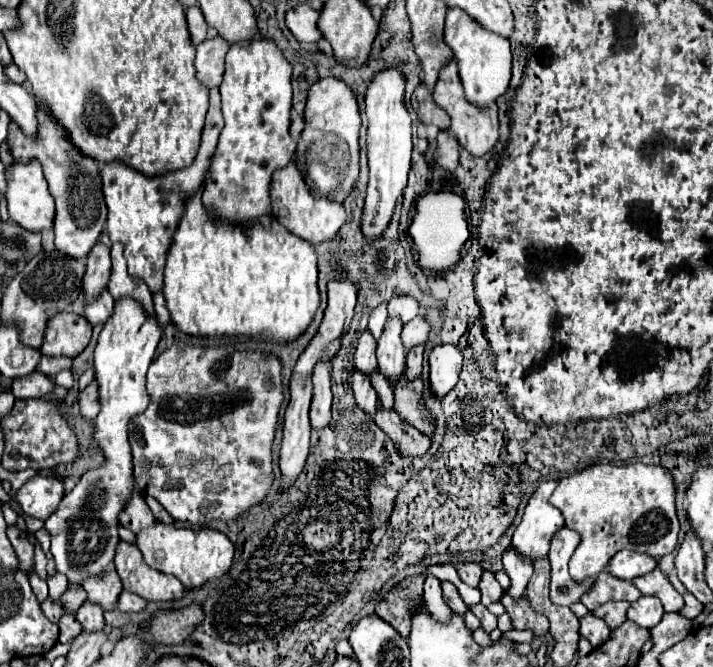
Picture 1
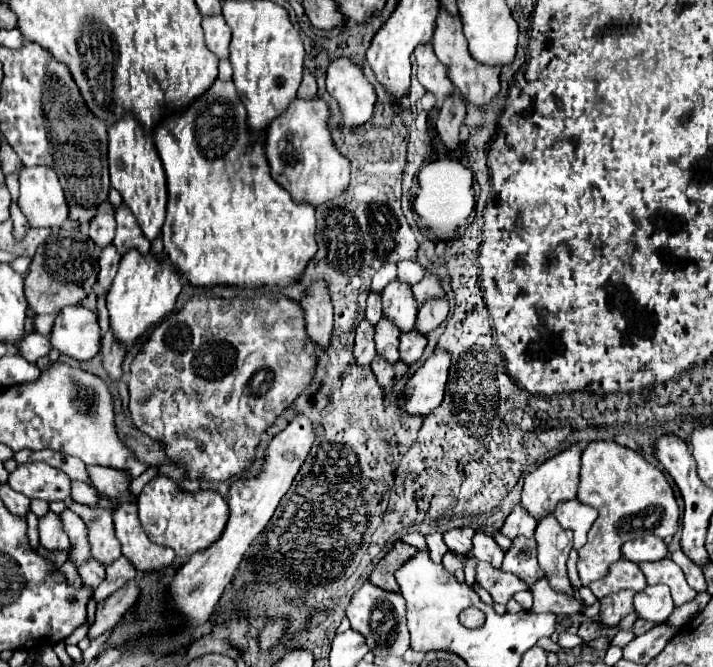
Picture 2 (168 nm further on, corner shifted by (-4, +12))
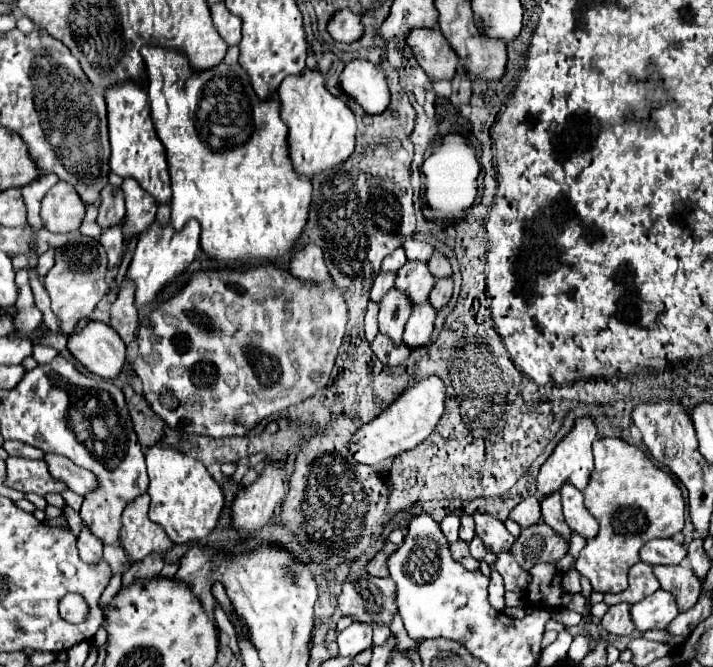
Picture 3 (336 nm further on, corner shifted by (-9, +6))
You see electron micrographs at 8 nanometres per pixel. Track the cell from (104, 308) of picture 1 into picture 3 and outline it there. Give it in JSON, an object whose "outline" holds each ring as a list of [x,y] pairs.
{"outline":[[[113,226],[113,228],[103,230],[99,242],[101,242],[101,246],[103,246],[105,252],[107,252],[109,270],[117,268],[117,266],[119,266],[119,260],[121,260],[121,256],[123,256],[123,234],[121,234],[119,226]]]}

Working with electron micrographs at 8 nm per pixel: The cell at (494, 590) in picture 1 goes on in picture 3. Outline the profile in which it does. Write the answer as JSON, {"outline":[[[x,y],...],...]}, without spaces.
{"outline":[[[475,514],[473,518],[475,518],[475,526],[477,526],[477,536],[483,540],[485,548],[489,548],[493,554],[511,550],[515,536],[511,536],[507,532],[503,522],[499,522],[497,518],[487,516],[487,514]]]}

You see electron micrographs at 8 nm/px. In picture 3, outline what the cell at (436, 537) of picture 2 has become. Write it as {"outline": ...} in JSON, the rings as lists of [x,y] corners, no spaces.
{"outline":[[[449,514],[449,516],[445,516],[445,518],[441,520],[441,532],[445,534],[445,538],[447,538],[449,544],[453,544],[453,542],[459,540],[457,530],[459,530],[459,516]]]}

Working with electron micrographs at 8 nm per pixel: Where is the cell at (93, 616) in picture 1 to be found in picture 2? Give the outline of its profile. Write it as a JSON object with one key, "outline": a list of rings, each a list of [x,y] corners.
{"outline":[[[90,556],[86,562],[82,562],[78,566],[78,574],[86,584],[96,588],[100,584],[100,580],[104,578],[104,566],[98,564],[98,560],[92,560],[92,556]]]}

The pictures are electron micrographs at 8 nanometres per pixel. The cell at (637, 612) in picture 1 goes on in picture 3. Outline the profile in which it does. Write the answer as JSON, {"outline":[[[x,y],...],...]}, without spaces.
{"outline":[[[657,590],[655,594],[647,596],[645,600],[637,602],[631,606],[631,618],[637,626],[637,630],[647,632],[647,630],[663,630],[669,626],[669,622],[679,614],[675,598],[665,592],[665,590]]]}

